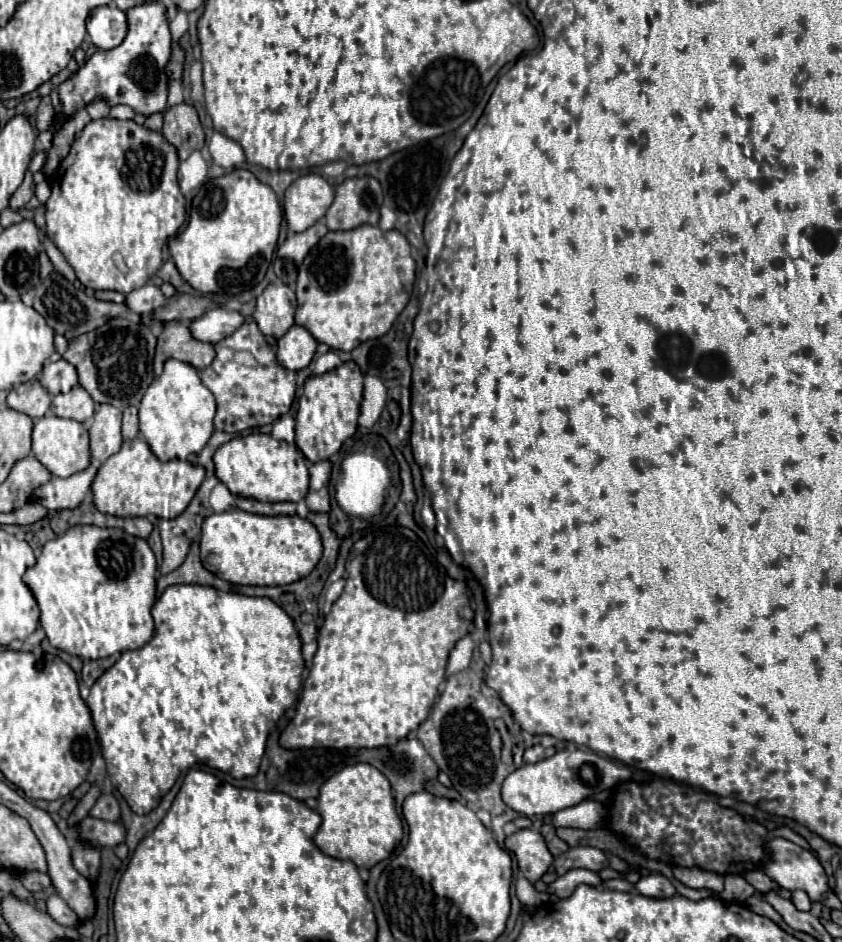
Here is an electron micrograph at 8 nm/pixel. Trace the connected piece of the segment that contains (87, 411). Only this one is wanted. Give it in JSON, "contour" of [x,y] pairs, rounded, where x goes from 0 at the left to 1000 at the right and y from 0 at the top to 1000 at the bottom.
{"contour":[[[89,410],[80,418],[68,418],[61,435],[65,435],[65,442],[70,444],[84,444],[101,450],[110,444],[110,425],[101,412]]]}

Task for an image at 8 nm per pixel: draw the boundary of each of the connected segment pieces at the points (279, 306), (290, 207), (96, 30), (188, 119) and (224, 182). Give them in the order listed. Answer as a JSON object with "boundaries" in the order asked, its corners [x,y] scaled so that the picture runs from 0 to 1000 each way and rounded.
{"boundaries":[[[[322,299],[305,316],[300,338],[315,357],[334,359],[350,344],[348,342],[350,329],[353,329],[350,308],[336,299]]],[[[376,185],[355,187],[338,204],[338,214],[336,214],[338,234],[348,246],[360,246],[362,242],[367,242],[367,238],[372,238],[372,234],[379,234],[386,229],[393,214],[395,214],[395,200],[386,189]]],[[[134,4],[113,8],[103,21],[103,36],[118,53],[132,53],[141,49],[148,40],[148,34],[151,17]]],[[[222,108],[203,113],[198,117],[191,140],[210,157],[215,172],[222,170],[227,161],[239,159],[243,153],[243,142],[241,142],[234,117]]],[[[281,178],[267,187],[246,191],[236,200],[227,217],[224,238],[201,255],[201,268],[215,293],[232,308],[281,314],[312,297],[329,259],[334,231],[336,225],[322,197],[308,193],[300,183]]]]}

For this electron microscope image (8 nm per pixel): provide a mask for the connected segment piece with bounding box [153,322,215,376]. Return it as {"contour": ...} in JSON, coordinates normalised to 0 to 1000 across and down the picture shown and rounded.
{"contour":[[[201,342],[196,344],[194,352],[186,357],[186,374],[182,382],[184,399],[191,397],[191,391],[201,378],[210,382],[220,382],[229,386],[234,393],[241,393],[253,384],[255,372],[253,372],[253,365],[232,361],[227,357],[224,346],[215,342]]]}

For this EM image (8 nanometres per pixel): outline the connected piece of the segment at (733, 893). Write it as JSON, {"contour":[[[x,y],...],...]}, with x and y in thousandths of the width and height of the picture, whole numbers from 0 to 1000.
{"contour":[[[863,928],[861,943],[852,951],[861,958],[885,958],[894,949],[897,949],[897,943],[887,934],[882,934],[880,930],[873,930],[873,928]]]}

